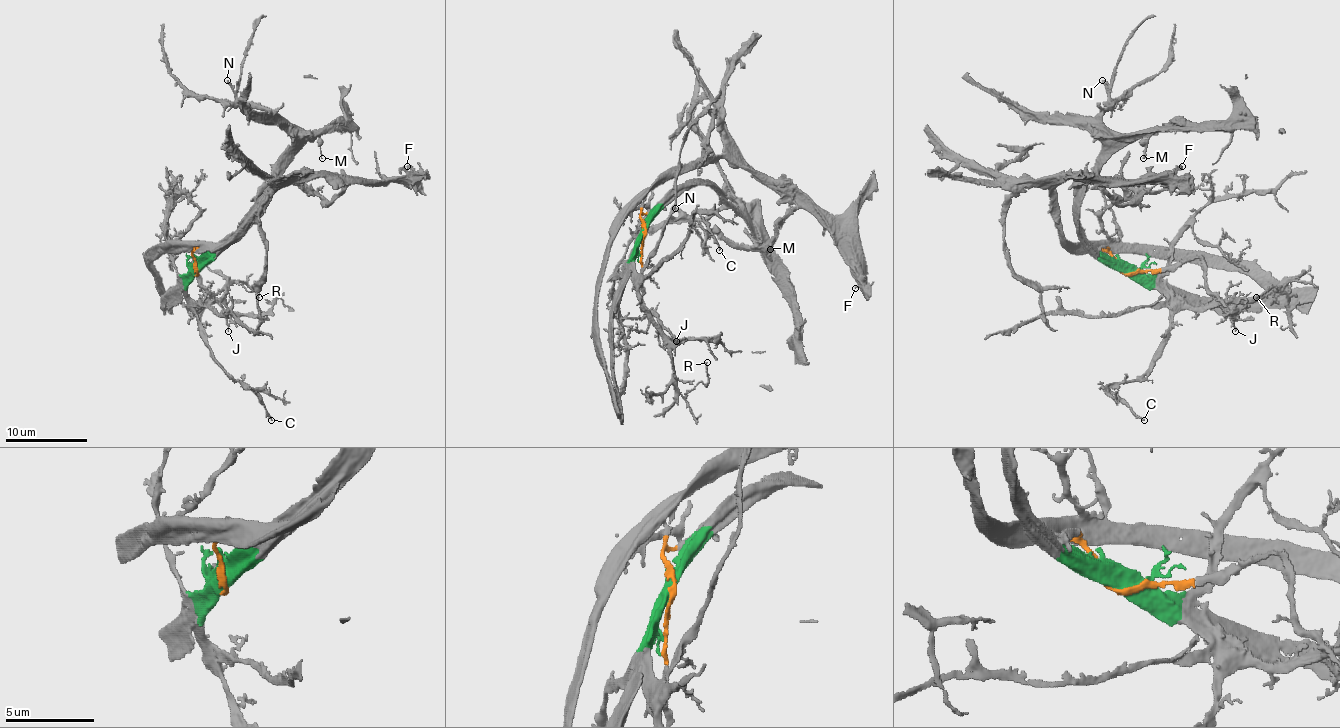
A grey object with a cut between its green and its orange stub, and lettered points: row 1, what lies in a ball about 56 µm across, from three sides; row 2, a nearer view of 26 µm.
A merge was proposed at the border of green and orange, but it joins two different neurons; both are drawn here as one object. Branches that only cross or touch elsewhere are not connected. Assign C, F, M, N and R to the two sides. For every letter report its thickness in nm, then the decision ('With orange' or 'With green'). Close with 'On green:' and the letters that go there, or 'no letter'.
C: Thickness 120 nm. With green
F: Thickness 180 nm. With orange
M: Thickness 140 nm. With green
N: Thickness 170 nm. With green
R: Thickness 120 nm. With green
On green: C, M, N, R

